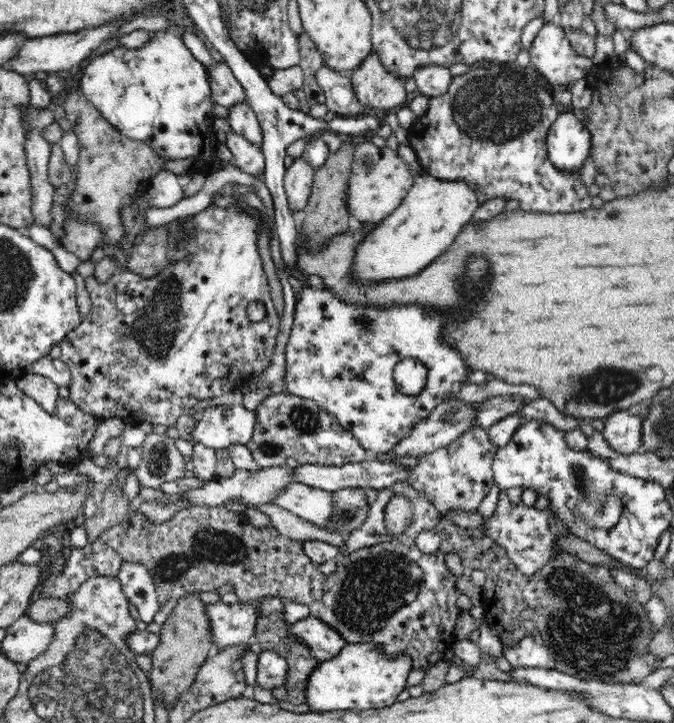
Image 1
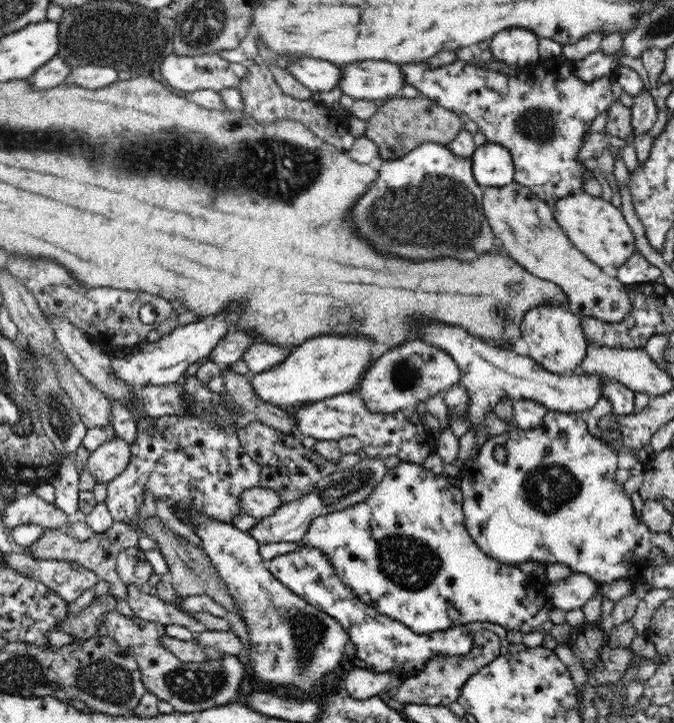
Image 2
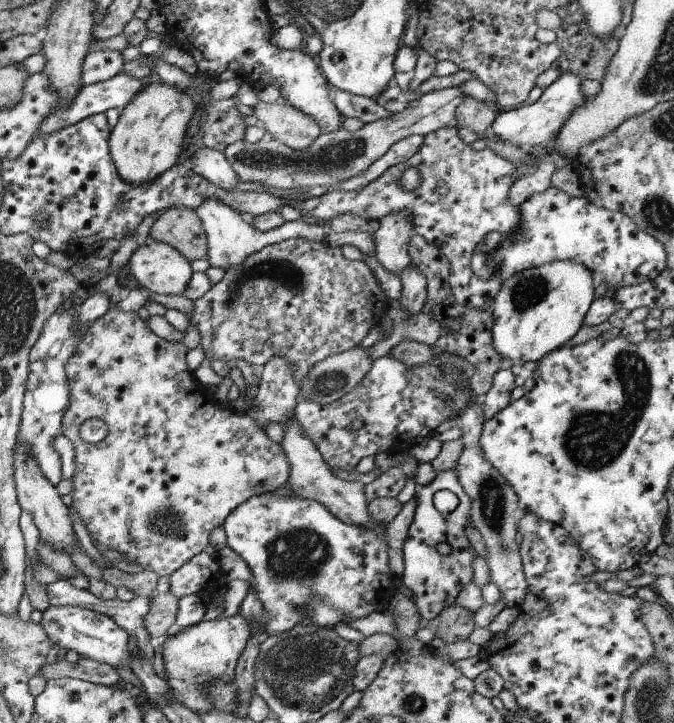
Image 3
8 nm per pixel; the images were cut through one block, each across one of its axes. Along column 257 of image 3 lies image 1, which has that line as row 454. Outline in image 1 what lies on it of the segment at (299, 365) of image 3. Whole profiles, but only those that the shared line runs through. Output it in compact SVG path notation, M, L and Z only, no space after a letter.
M285 391L268 396L254 411L256 428L245 445L263 469L274 466L298 468L306 464L344 466L364 461L365 448L354 434L313 400Z

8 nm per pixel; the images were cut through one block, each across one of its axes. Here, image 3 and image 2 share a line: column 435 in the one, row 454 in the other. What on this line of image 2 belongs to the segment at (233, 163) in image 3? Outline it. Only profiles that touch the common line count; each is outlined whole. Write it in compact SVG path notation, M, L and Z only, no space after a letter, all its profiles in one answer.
M116 436L89 454L87 467L96 477L96 482L107 484L124 472L128 462L130 462L130 444Z

